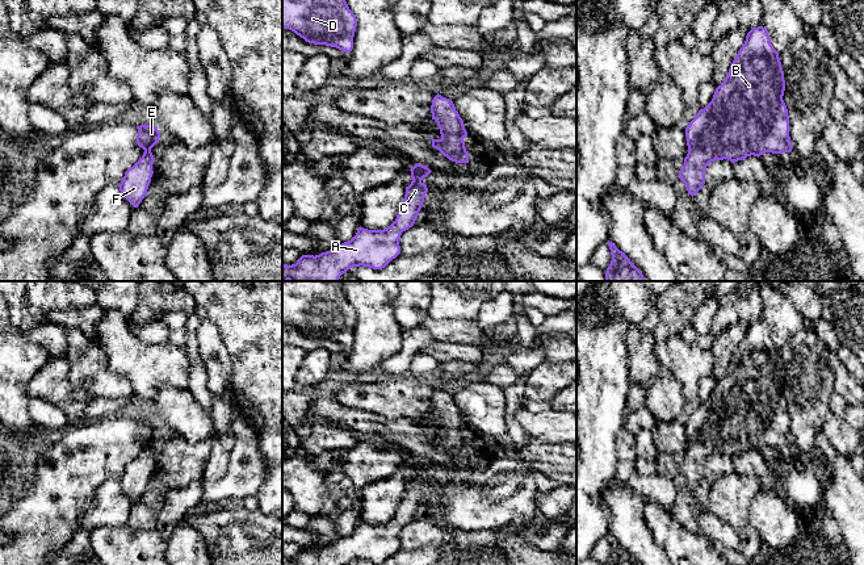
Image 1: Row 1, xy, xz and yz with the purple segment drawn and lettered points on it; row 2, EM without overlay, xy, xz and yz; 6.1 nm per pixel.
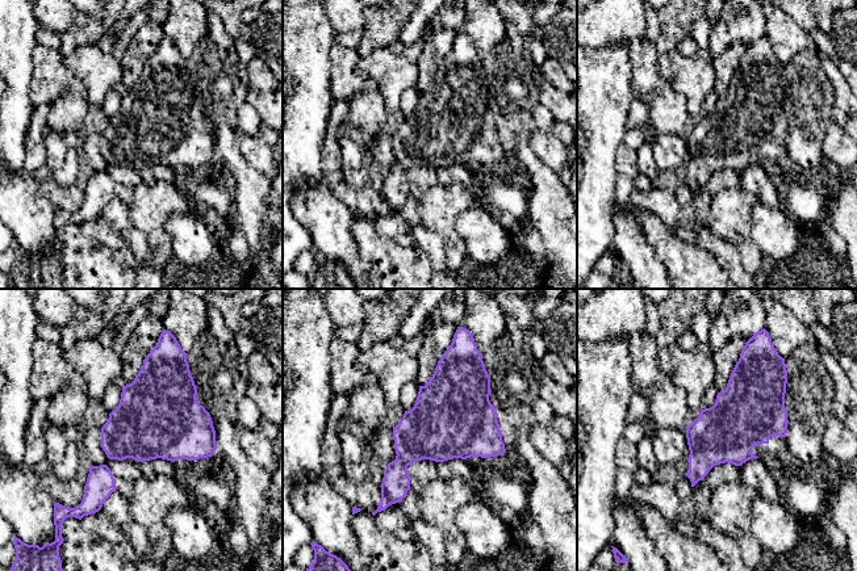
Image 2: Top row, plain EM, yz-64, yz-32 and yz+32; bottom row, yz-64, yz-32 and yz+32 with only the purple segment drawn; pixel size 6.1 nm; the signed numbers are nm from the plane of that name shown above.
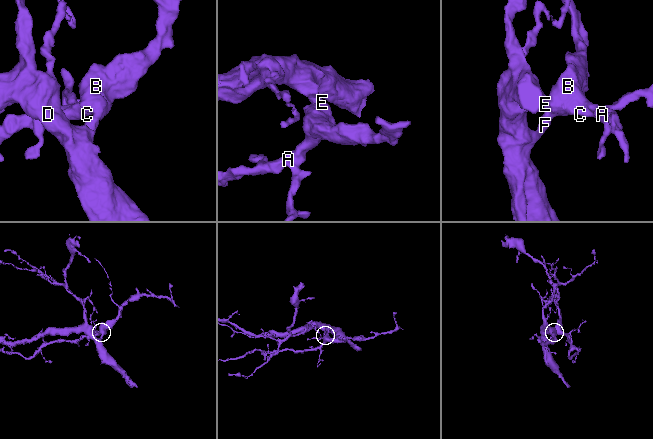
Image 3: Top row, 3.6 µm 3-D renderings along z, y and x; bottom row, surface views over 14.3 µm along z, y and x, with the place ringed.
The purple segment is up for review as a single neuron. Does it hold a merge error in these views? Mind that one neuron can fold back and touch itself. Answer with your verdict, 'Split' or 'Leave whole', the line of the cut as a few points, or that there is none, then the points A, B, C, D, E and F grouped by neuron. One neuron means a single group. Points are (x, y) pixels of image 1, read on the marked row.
Leave whole. No split. Groups: A B C D E F

